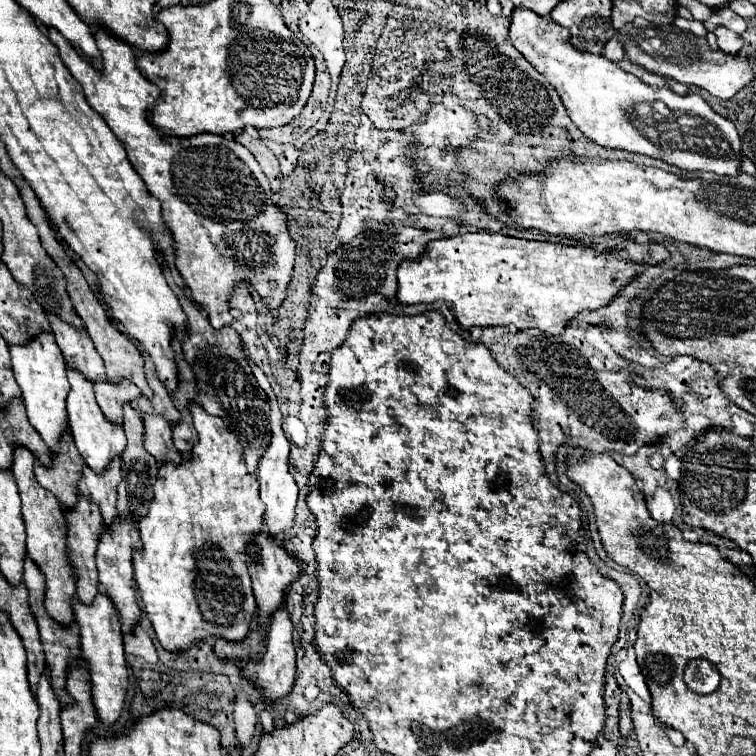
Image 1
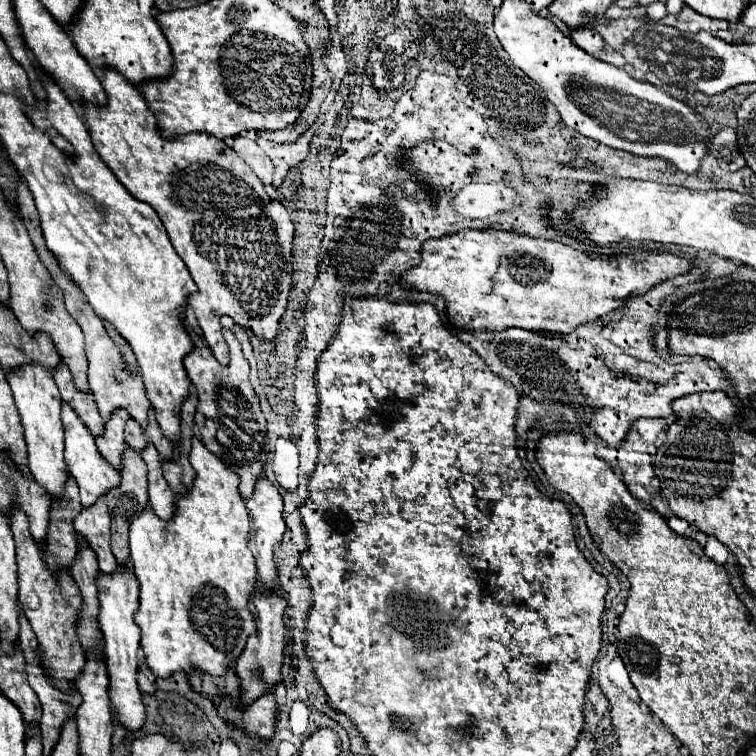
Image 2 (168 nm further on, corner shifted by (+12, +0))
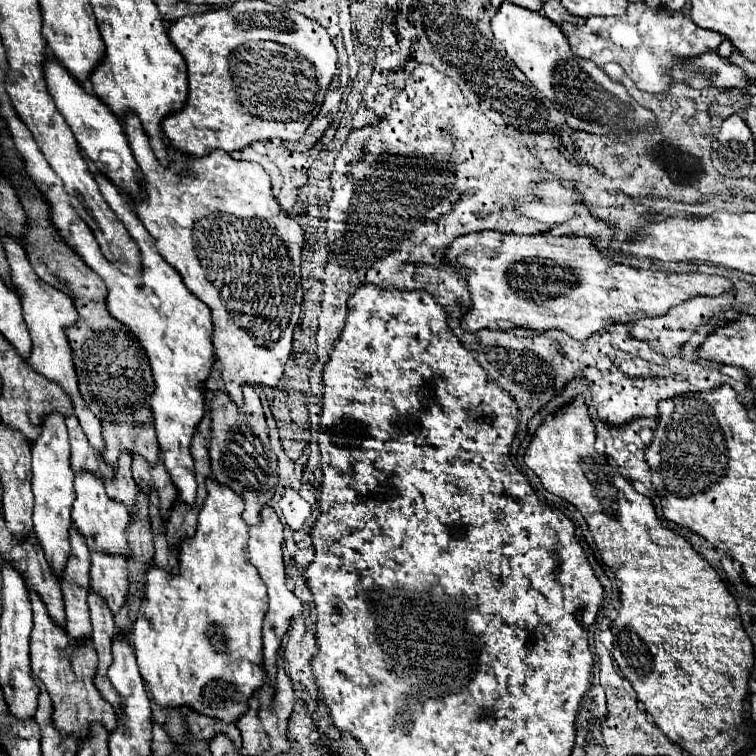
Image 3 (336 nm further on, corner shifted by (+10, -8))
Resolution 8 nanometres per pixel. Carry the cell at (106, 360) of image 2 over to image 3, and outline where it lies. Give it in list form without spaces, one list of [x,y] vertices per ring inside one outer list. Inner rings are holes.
[[[102,422],[102,436],[106,450],[102,452],[102,458],[116,468],[116,460],[120,450],[130,450],[142,454],[150,464],[158,462],[158,442],[154,434],[154,426],[150,424],[138,424],[132,426],[132,422]]]

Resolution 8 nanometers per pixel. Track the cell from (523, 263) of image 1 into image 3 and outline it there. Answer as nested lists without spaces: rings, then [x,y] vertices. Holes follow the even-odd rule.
[[[494,230],[466,234],[446,248],[446,260],[458,266],[468,282],[470,310],[460,322],[466,332],[480,328],[562,330],[574,340],[586,340],[608,324],[660,316],[692,296],[718,296],[732,288],[730,280],[720,275],[666,274],[616,264],[604,258],[588,238],[552,234],[518,236]]]

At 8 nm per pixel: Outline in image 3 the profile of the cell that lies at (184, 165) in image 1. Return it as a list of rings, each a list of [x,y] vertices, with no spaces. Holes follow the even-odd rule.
[[[128,112],[124,118],[124,130],[126,130],[126,138],[128,138],[128,144],[132,148],[132,154],[144,174],[144,184],[142,190],[144,194],[132,198],[134,206],[136,206],[136,214],[138,218],[144,222],[146,230],[150,230],[150,234],[156,238],[158,242],[158,250],[162,254],[162,258],[166,258],[166,262],[170,262],[170,266],[174,266],[180,274],[182,274],[182,280],[186,282],[188,290],[200,298],[210,310],[212,310],[212,324],[214,324],[214,330],[212,330],[212,344],[214,344],[214,354],[216,354],[216,360],[218,360],[218,366],[220,366],[220,376],[226,384],[226,392],[230,394],[230,398],[242,406],[242,390],[240,386],[242,384],[266,384],[266,386],[278,386],[278,380],[284,372],[284,364],[292,352],[292,332],[298,324],[298,316],[300,316],[300,304],[302,304],[302,286],[300,286],[300,252],[302,252],[302,228],[278,206],[278,202],[274,200],[272,196],[272,186],[270,186],[270,178],[268,174],[264,172],[264,168],[260,164],[252,164],[252,162],[242,162],[242,160],[234,160],[228,152],[222,152],[222,150],[214,150],[210,152],[210,156],[186,156],[182,154],[180,150],[176,150],[174,146],[168,146],[168,162],[170,166],[162,166],[160,162],[156,162],[156,154],[150,146],[150,138],[146,134],[146,130],[142,128],[142,122],[140,118],[134,114],[134,112]]]

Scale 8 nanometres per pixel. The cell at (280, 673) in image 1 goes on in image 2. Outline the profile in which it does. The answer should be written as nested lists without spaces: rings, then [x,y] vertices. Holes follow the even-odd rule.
[[[274,692],[264,694],[264,698],[256,700],[248,710],[234,708],[232,702],[226,698],[220,700],[218,704],[218,716],[226,720],[228,724],[234,724],[242,732],[246,732],[250,738],[258,738],[262,742],[270,742],[274,736],[274,712],[276,712],[276,702],[274,702]]]

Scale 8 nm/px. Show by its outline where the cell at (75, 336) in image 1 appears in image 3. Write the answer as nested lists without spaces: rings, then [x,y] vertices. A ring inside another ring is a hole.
[[[74,414],[66,416],[66,426],[70,432],[70,446],[72,446],[72,470],[90,470],[100,478],[112,478],[110,466],[106,466],[104,458],[90,446],[86,434],[82,434],[80,422]]]

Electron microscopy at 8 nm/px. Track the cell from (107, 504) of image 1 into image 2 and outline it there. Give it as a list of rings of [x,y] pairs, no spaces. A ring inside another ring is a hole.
[[[100,498],[100,502],[92,506],[92,510],[82,510],[82,514],[74,522],[74,528],[96,552],[100,570],[104,574],[114,574],[118,564],[110,550],[110,512],[106,500]]]

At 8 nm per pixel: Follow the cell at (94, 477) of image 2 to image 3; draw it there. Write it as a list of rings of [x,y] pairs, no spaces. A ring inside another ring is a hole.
[[[76,472],[74,490],[76,490],[76,500],[74,500],[74,510],[72,510],[72,522],[86,538],[88,548],[128,556],[130,548],[124,534],[124,528],[128,526],[128,520],[130,520],[128,510],[120,502],[114,502],[106,494],[102,480],[90,472]]]

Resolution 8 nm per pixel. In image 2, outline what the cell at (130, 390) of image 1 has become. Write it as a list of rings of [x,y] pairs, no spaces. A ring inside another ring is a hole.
[[[116,410],[116,414],[112,414],[112,418],[104,426],[104,436],[96,438],[96,446],[102,458],[118,472],[122,470],[122,454],[126,450],[126,442],[124,442],[126,420],[128,414],[124,414],[124,410]]]

